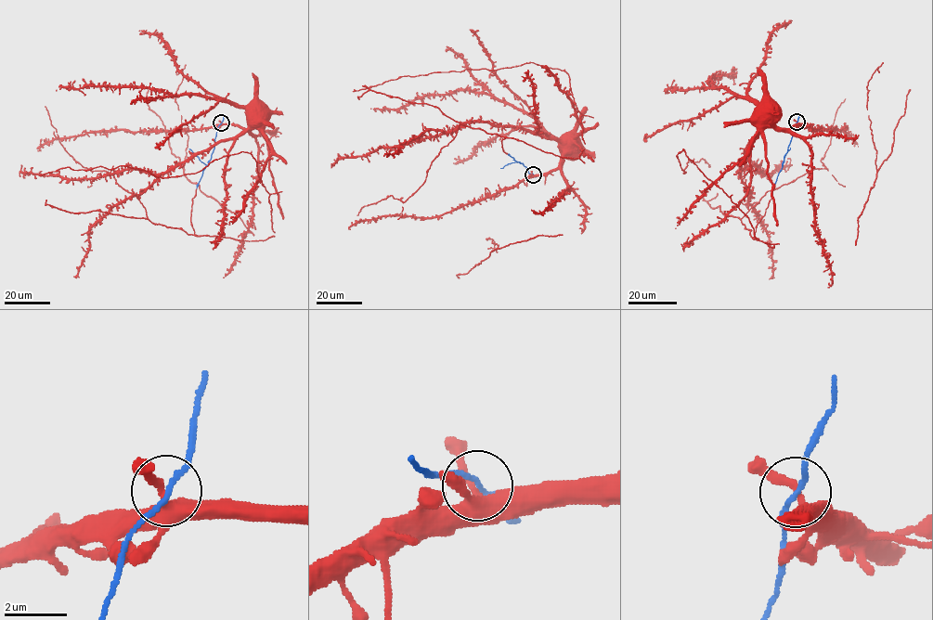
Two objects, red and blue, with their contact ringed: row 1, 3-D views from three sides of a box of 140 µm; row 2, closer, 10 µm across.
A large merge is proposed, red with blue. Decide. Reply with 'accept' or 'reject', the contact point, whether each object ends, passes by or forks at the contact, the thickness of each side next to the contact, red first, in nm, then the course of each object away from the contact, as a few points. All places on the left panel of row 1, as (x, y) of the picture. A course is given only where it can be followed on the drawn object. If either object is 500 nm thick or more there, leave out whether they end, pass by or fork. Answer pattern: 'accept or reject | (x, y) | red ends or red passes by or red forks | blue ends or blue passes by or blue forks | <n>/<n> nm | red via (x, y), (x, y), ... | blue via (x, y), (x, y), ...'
accept | (221, 122) | red passes by | blue passes by | 280/140 nm | red via (221, 122), (249, 128), (263, 110), (262, 107) | blue via (221, 122), (211, 159), (197, 188)

